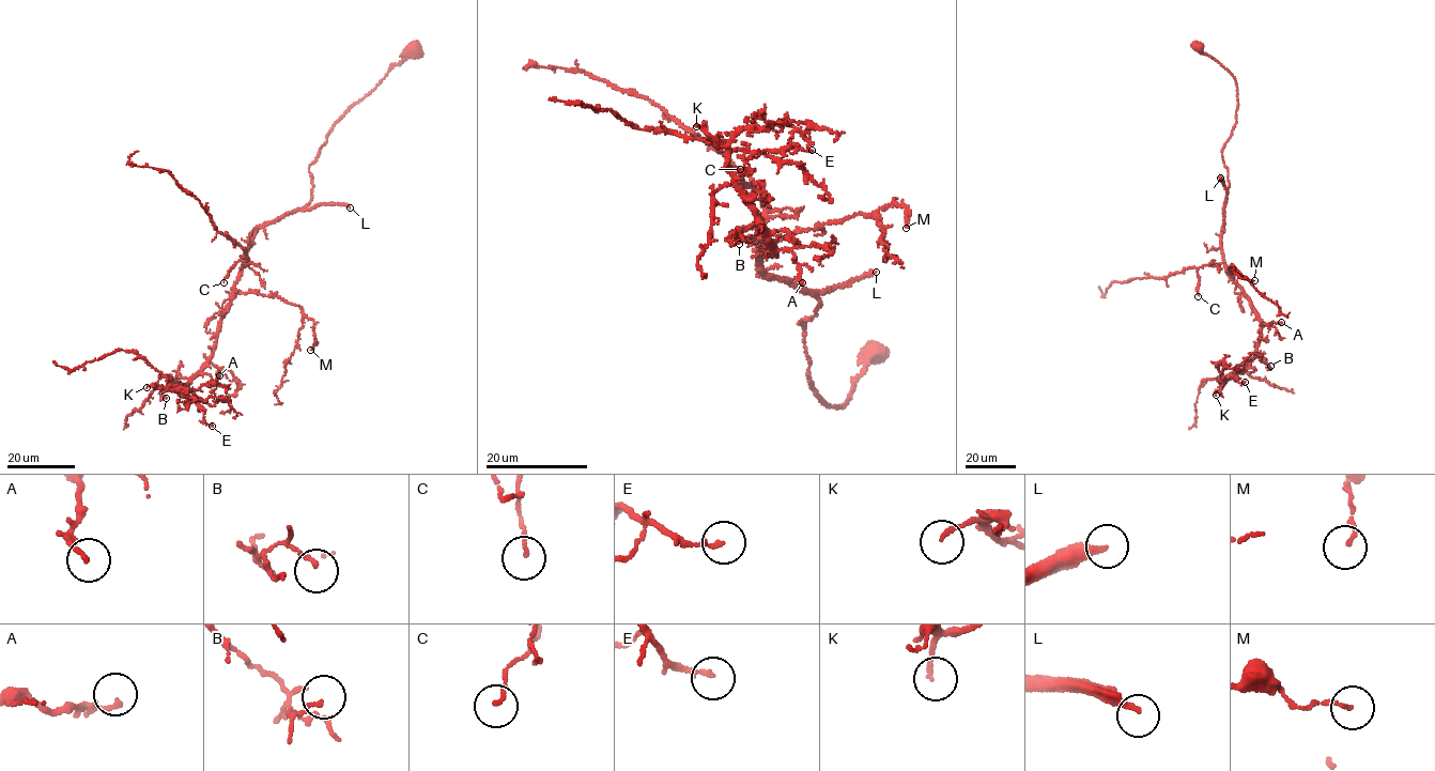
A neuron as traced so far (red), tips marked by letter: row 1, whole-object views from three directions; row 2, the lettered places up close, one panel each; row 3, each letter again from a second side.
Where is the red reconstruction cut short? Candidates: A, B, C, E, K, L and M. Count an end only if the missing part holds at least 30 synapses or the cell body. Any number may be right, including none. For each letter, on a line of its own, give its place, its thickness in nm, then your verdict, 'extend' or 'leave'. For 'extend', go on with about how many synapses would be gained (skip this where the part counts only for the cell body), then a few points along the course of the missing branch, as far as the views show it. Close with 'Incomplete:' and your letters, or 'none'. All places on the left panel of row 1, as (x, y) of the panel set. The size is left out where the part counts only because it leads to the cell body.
A: at (219, 375); 150 nm thick; leave
B: at (166, 398); 110 nm thick; leave
C: at (224, 282); 130 nm thick; leave
E: at (212, 426); 150 nm thick; leave
K: at (147, 387); 140 nm thick; leave
L: at (350, 207); 220 nm thick; extend; about 650 synapses
M: at (310, 350); 100 nm thick; leave
Incomplete: L

